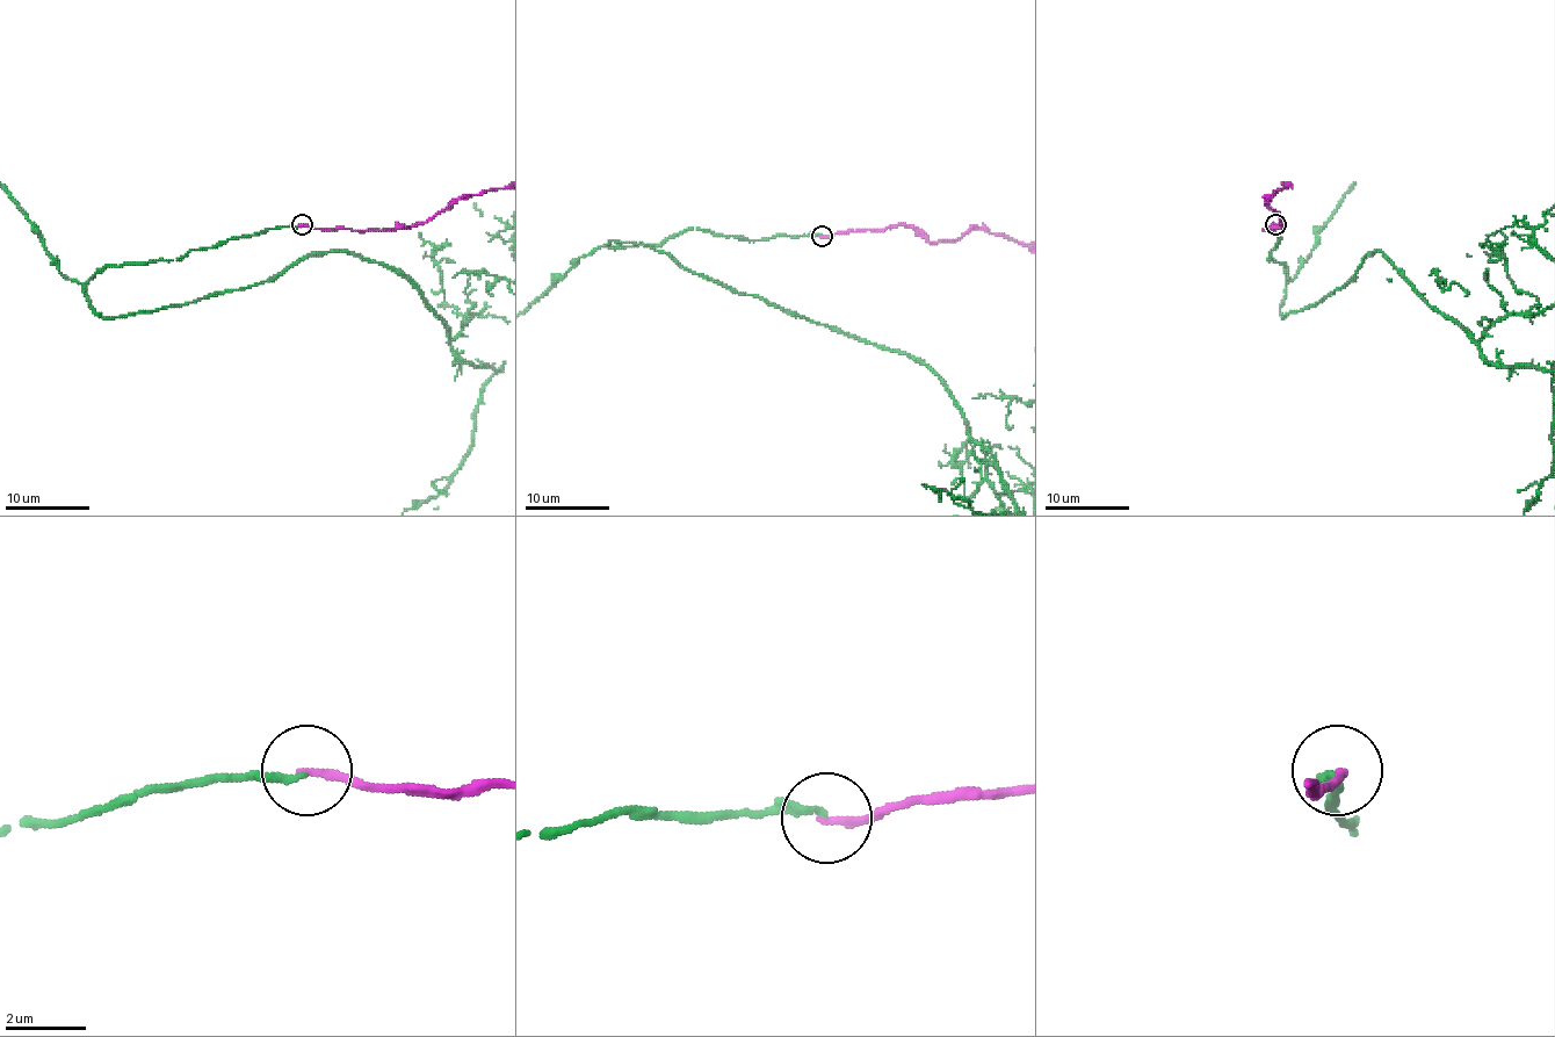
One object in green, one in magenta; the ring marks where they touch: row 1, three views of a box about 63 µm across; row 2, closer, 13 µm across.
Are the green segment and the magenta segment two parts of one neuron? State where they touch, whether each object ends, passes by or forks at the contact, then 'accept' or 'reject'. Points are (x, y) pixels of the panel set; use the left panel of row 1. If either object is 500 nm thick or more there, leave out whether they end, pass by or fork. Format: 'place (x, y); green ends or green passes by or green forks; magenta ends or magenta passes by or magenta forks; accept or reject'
place (302, 224); green ends; magenta ends; accept

